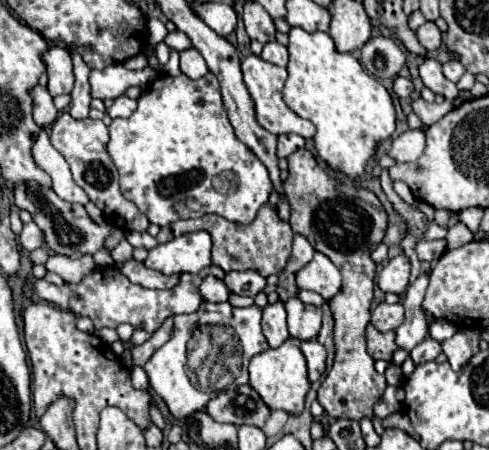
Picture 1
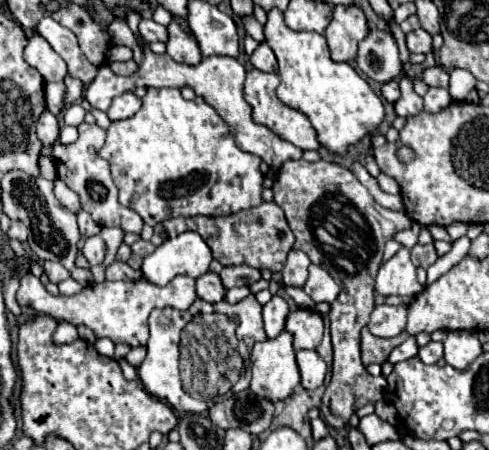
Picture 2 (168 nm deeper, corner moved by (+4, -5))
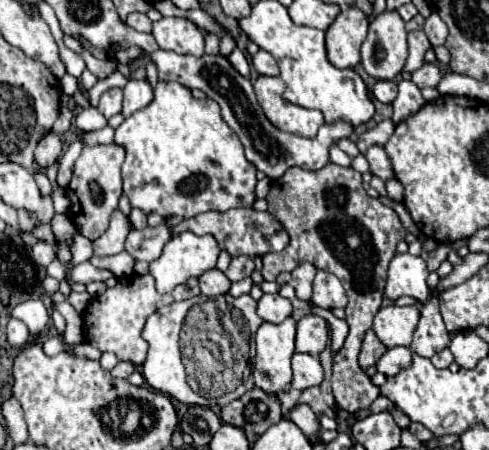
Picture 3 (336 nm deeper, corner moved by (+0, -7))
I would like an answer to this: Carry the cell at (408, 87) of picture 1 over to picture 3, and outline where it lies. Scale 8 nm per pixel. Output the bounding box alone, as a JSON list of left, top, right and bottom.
[374,81,398,103]

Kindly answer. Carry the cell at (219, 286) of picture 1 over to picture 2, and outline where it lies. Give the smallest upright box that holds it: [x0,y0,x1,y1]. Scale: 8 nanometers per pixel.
[196,271,226,303]

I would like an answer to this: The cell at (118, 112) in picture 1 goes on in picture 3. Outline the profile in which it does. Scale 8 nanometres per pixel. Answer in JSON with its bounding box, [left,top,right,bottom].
[122,79,152,117]

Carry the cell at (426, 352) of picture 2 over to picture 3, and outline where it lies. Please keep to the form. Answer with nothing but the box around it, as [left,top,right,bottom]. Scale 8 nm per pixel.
[430,347,454,369]

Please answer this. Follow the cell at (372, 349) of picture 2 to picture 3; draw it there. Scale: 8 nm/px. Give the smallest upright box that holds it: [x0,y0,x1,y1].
[358,329,386,369]

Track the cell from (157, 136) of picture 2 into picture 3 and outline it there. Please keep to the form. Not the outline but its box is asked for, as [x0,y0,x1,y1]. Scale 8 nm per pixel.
[114,83,258,219]

